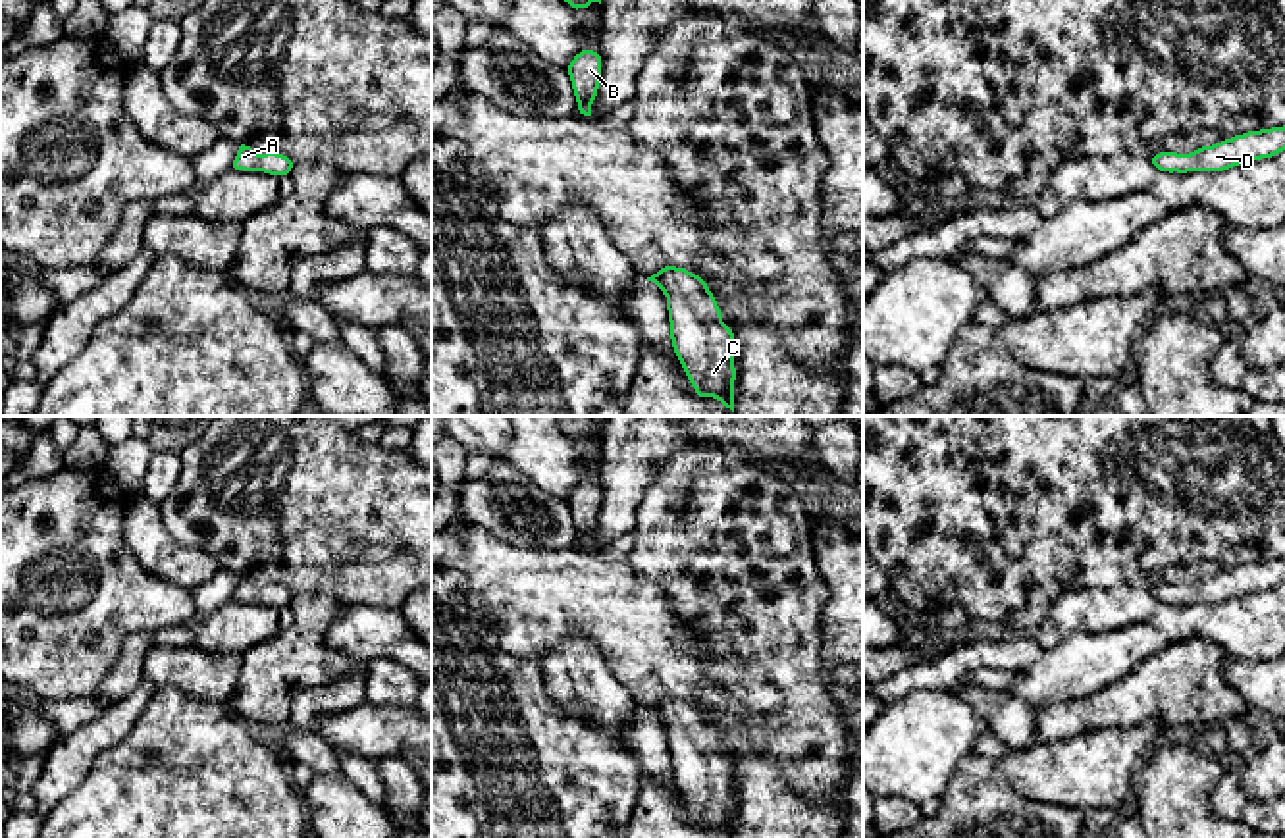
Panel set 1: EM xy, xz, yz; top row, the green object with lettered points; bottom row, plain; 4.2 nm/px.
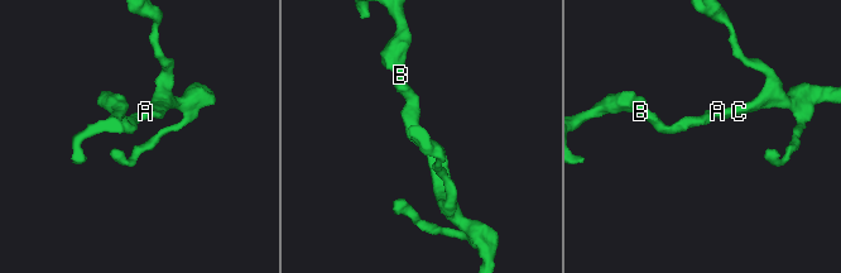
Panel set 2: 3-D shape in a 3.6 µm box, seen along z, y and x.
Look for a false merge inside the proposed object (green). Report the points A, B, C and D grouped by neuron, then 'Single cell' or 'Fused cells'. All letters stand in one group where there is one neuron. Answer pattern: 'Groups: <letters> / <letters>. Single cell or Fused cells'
Groups: A B C D. Single cell

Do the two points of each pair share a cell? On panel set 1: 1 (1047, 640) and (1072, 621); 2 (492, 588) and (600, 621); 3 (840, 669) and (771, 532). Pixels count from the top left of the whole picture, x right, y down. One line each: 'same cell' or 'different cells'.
1: same cell
2: same cell
3: different cells

